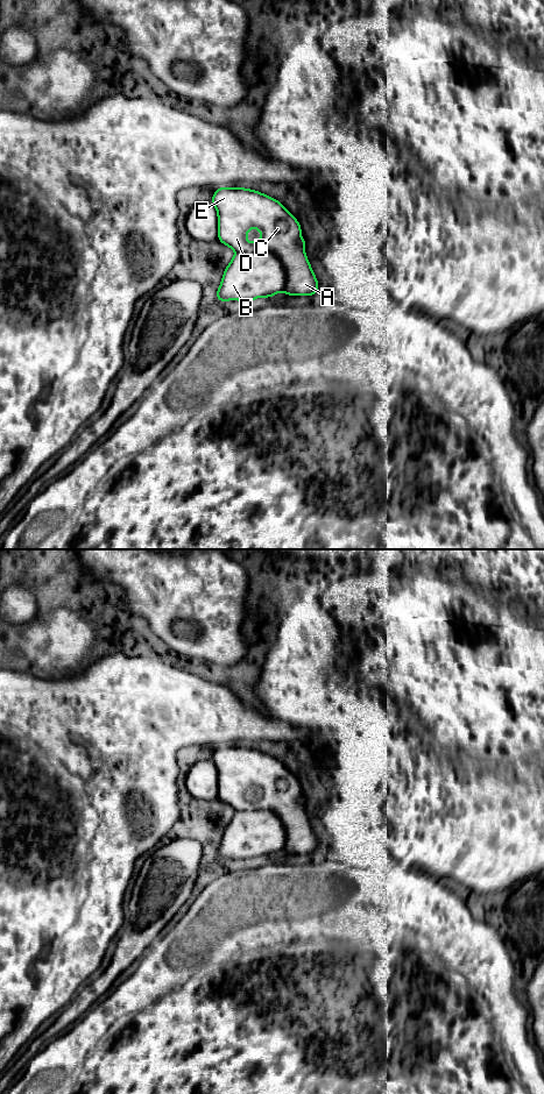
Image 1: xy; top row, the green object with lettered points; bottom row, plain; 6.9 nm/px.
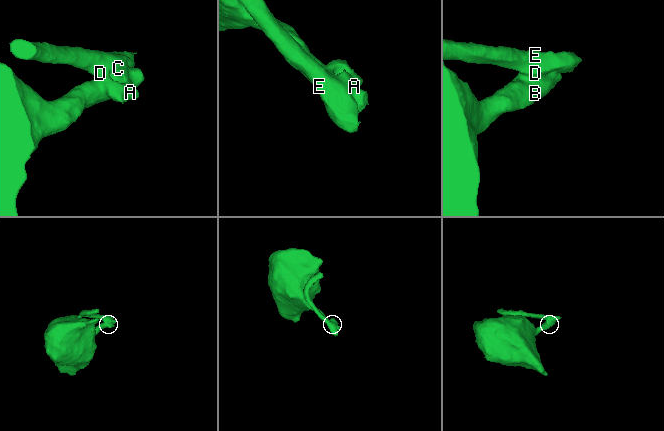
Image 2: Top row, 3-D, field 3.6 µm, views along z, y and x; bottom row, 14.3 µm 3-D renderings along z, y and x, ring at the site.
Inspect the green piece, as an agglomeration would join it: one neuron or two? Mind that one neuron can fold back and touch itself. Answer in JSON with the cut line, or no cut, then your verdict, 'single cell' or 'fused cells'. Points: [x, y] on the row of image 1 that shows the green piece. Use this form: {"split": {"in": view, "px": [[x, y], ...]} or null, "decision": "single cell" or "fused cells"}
{"split": null, "decision": "single cell"}

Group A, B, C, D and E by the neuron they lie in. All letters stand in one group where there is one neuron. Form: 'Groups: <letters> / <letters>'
Groups: A B C D E

